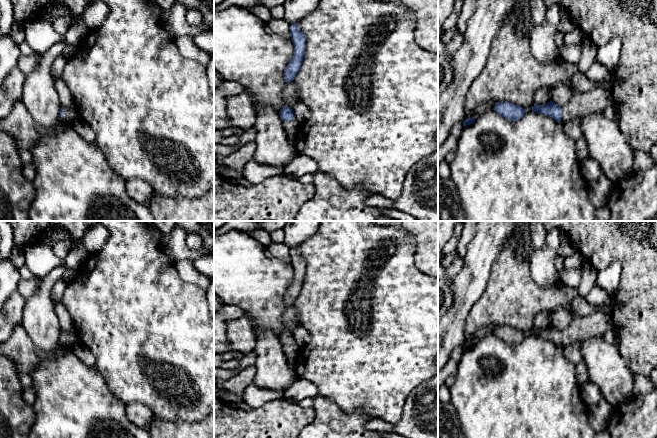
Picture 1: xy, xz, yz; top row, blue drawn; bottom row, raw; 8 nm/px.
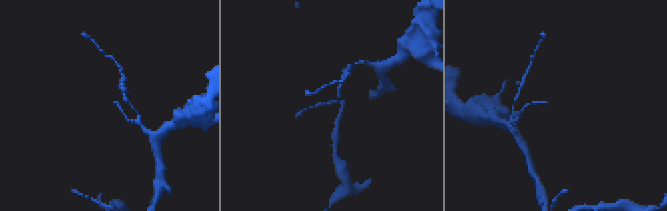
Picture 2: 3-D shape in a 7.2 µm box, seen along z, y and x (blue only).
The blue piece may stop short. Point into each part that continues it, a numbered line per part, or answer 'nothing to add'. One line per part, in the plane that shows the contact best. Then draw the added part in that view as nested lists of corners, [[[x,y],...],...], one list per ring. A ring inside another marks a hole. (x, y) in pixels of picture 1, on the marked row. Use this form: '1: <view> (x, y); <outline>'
1: yz (596, 100); [[[595,88],[584,93],[574,93],[571,99],[562,107],[561,122],[581,119],[591,113],[602,113],[613,105],[611,90]]]

